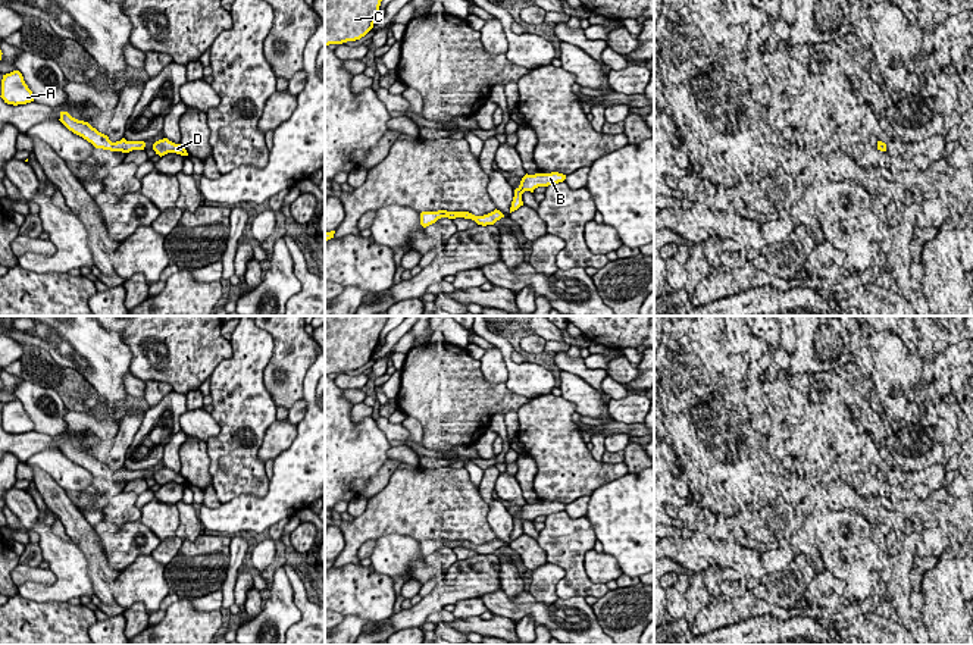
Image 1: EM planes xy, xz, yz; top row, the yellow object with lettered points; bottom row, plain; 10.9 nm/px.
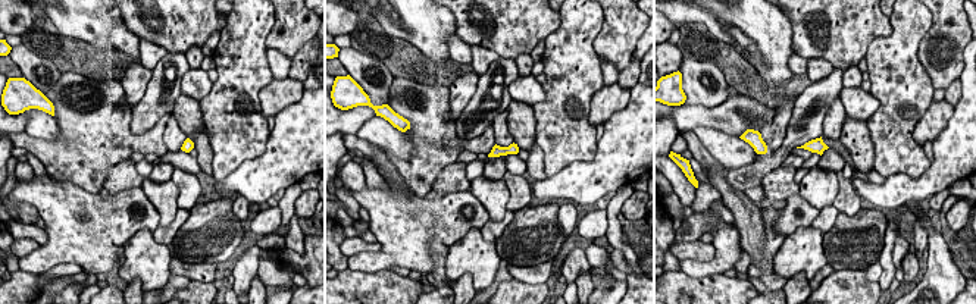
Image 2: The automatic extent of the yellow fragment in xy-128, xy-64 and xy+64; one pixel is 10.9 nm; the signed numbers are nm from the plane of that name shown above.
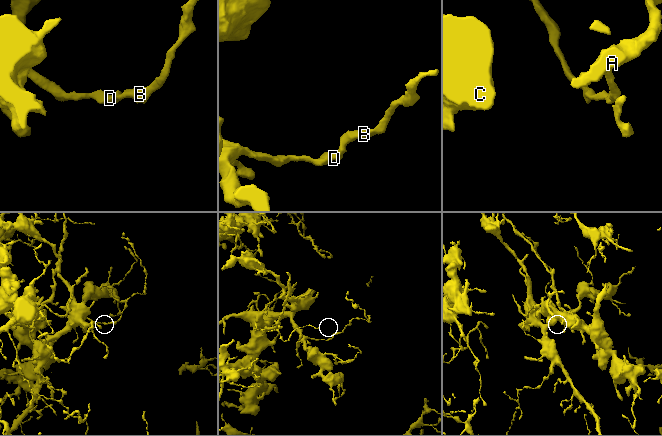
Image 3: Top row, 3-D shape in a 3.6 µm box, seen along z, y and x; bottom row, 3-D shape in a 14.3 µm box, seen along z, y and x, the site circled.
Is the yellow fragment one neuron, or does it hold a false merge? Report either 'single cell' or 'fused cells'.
single cell

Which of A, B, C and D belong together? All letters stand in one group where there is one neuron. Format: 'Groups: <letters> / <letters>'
Groups: A B C D

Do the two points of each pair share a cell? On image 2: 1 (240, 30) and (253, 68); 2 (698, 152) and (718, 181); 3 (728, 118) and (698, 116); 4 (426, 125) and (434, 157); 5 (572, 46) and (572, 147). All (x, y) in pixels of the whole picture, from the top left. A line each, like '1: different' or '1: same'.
1: same
2: same
3: same
4: same
5: same

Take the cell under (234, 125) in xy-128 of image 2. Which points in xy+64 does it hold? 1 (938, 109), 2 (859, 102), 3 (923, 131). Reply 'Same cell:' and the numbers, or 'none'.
Same cell: none

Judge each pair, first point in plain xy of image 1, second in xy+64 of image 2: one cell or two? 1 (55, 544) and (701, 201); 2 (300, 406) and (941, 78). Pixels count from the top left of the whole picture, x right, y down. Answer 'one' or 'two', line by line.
1: two
2: two

